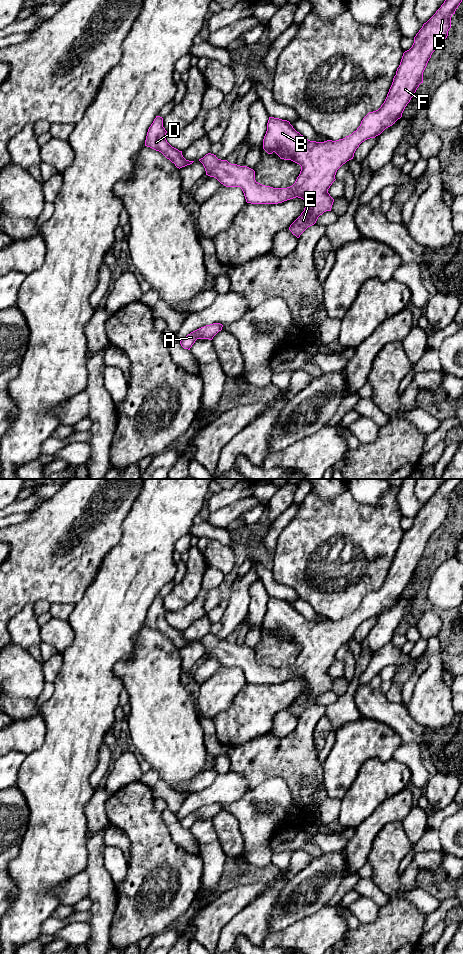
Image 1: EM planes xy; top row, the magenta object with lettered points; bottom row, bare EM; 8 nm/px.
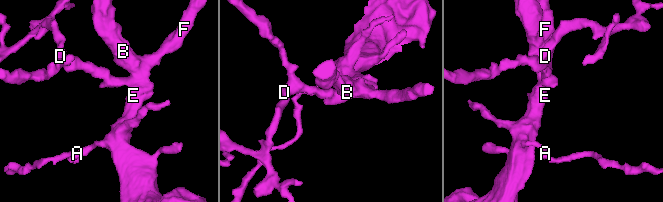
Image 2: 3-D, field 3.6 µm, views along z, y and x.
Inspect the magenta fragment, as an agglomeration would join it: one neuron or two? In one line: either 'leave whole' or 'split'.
leave whole

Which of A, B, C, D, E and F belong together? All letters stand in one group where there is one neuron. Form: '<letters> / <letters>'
A B C D E F

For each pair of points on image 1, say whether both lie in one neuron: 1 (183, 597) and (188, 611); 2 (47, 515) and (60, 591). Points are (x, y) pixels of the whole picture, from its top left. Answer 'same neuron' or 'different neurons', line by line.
1: different neurons
2: same neuron

